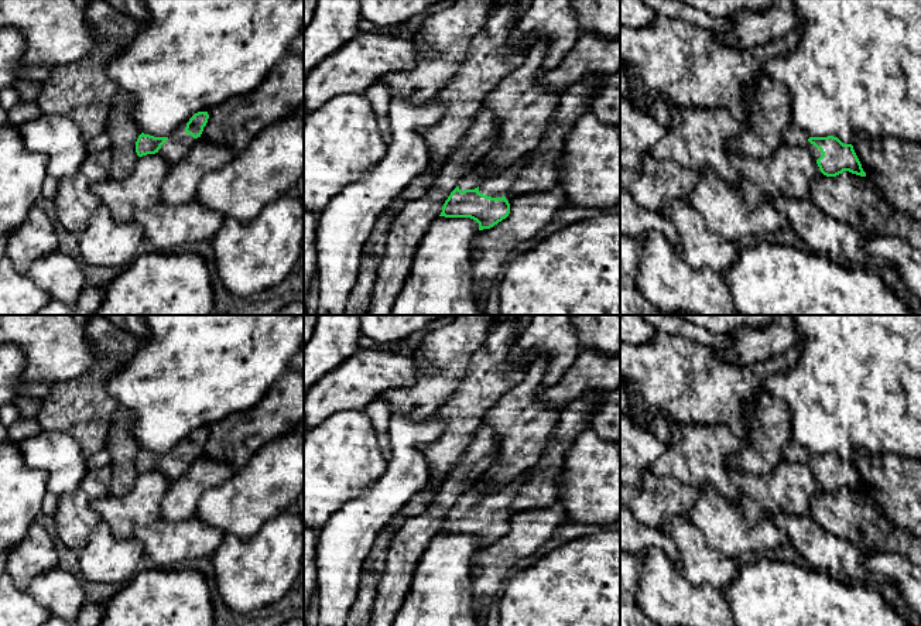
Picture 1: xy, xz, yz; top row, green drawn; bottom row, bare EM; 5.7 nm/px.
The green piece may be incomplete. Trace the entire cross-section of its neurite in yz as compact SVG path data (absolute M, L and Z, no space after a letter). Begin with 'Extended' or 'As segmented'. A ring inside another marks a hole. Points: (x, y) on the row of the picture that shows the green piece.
Extended. M809 137L807 148L826 177L836 177L843 171L866 177L853 146L843 144L838 137Z

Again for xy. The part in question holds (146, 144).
Extended. M198 112L186 123L184 133L170 137L154 137L141 133L136 141L136 153L138 157L160 153L171 165L177 164L188 155L194 141L201 137L208 119L208 112Z

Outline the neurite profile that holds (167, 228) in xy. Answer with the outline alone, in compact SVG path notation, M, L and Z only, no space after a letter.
M196 199L182 206L170 206L162 202L133 213L133 220L144 230L144 240L151 242L157 252L174 252L182 244L212 240L225 222L225 216L206 209Z

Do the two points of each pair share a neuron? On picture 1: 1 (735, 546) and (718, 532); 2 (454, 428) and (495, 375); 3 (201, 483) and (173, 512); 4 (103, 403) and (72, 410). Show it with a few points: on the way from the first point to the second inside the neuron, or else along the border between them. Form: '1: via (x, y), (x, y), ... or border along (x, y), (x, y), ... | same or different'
1: via (731, 541), (722, 533) | same
2: via (462, 416), (466, 406), (482, 387) | same
3: via (194, 491), (180, 505) | same
4: via (96, 407), (79, 407) | same

